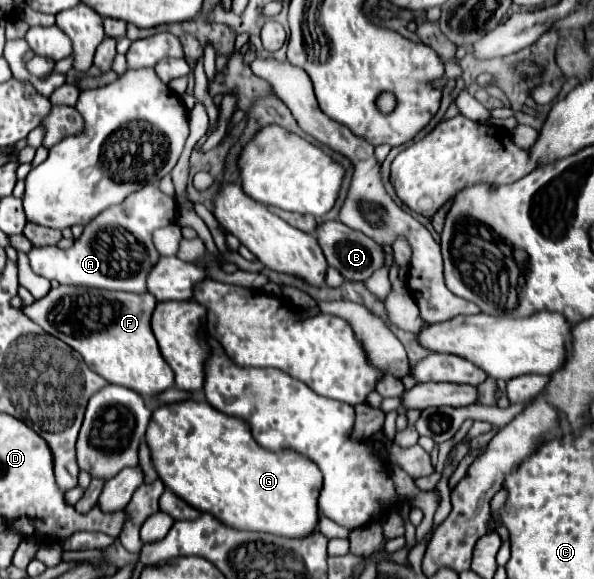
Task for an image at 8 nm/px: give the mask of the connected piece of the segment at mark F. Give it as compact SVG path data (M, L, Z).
M60 285L46 297L34 301L34 305L22 307L22 311L32 321L42 325L46 333L76 349L86 365L108 383L128 387L148 399L174 387L174 373L164 361L150 327L156 303L158 301L152 293L138 295Z

